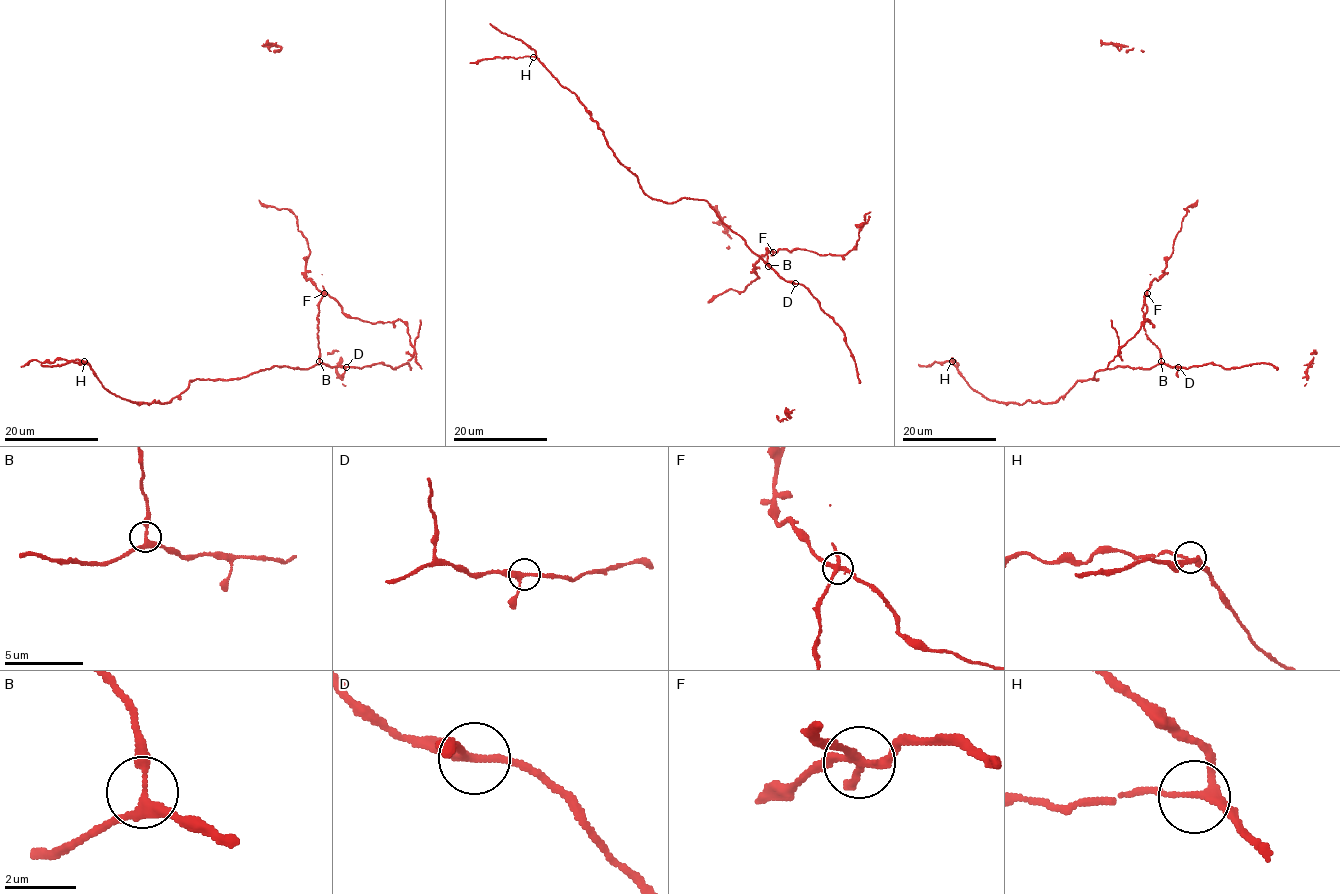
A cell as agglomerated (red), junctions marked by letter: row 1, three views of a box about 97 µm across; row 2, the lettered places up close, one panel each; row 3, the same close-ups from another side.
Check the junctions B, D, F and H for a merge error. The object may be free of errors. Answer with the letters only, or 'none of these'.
F

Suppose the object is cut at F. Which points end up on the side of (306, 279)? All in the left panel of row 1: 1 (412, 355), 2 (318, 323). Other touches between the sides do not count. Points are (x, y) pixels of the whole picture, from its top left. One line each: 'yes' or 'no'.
1: yes
2: no

